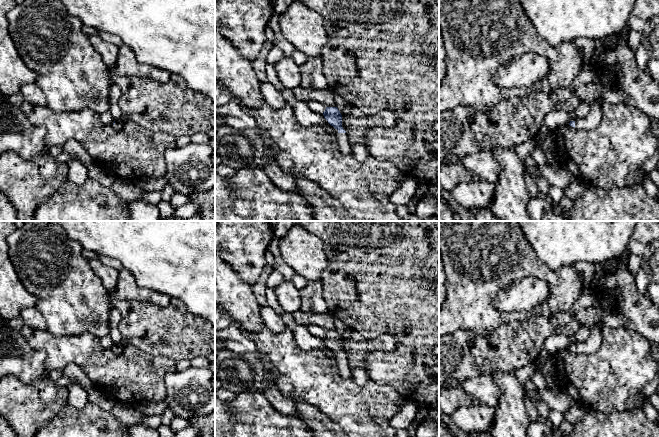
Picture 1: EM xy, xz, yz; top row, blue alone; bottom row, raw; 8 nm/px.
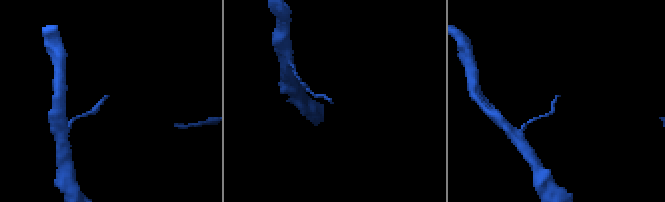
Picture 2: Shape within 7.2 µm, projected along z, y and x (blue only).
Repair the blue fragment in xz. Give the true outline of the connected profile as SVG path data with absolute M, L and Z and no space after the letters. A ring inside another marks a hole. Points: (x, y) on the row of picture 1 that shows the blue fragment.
M326 107L323 112L324 118L328 123L338 130L337 144L343 155L349 155L351 151L351 144L346 131L342 127L342 115L337 107Z

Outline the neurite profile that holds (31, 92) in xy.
M36 83L23 85L20 94L33 106L47 106L47 100Z

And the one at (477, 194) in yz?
M484 180L463 182L454 187L450 194L462 207L478 210L489 207L494 198L495 184Z

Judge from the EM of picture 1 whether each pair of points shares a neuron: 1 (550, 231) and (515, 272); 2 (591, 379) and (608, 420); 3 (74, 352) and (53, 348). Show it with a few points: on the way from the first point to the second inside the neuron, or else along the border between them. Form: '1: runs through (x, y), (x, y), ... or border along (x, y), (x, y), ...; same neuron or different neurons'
1: border along (521, 231), (535, 254), (549, 268); different neurons
2: border along (589, 409), (600, 412), (628, 410); different neurons
3: runs through (69, 349), (58, 348); same neuron

